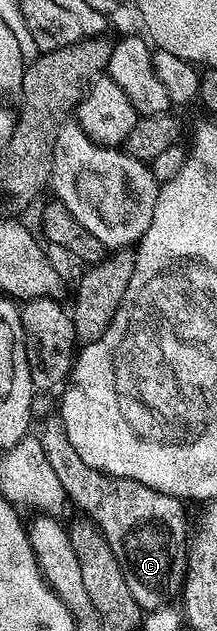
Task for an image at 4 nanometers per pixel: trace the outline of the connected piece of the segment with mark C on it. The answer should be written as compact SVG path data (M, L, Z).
M54 418L38 433L39 444L49 458L49 464L61 481L68 501L80 508L86 519L92 520L105 542L109 542L109 550L117 557L117 566L121 566L121 574L125 574L125 582L133 598L147 612L155 612L158 608L174 605L180 599L183 584L187 581L187 561L189 559L189 524L183 513L184 501L175 496L161 494L141 482L133 482L129 478L117 478L81 462L81 454L73 450L73 442L69 442L69 434L65 434L62 419Z

